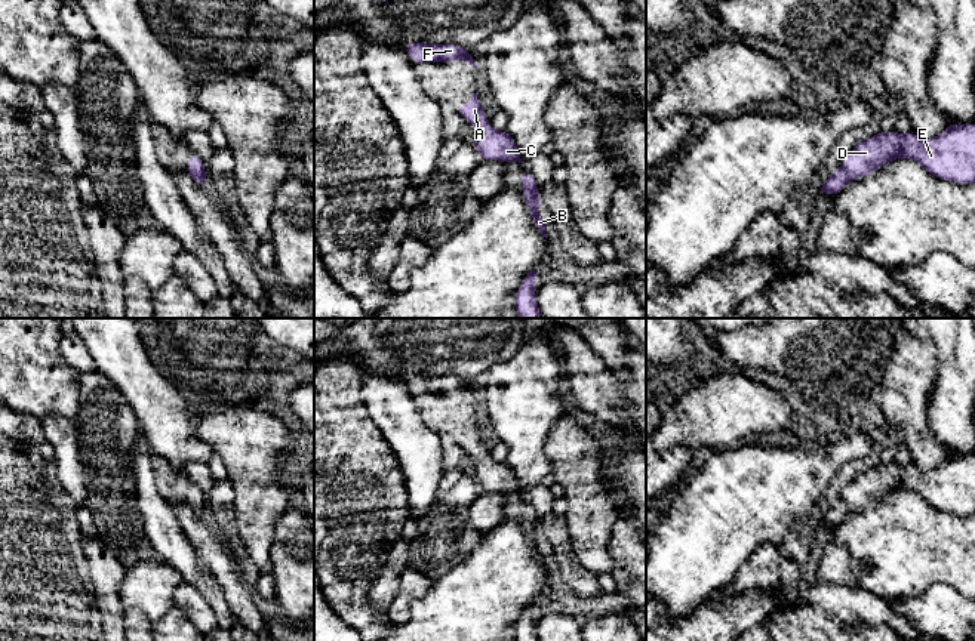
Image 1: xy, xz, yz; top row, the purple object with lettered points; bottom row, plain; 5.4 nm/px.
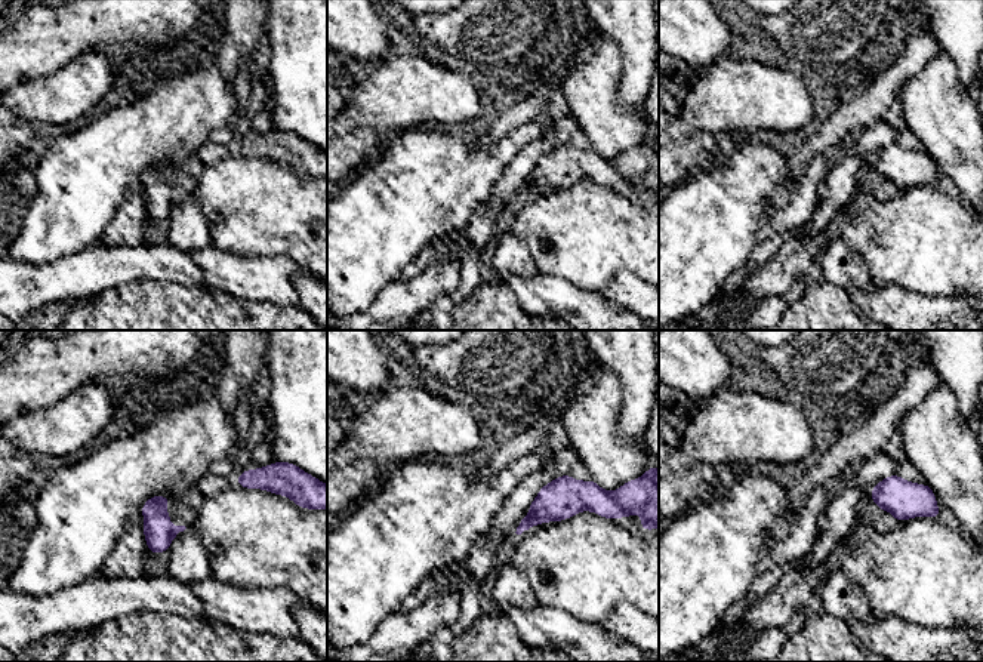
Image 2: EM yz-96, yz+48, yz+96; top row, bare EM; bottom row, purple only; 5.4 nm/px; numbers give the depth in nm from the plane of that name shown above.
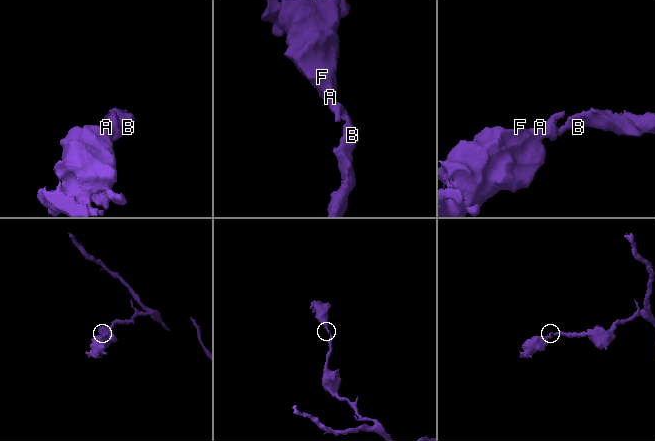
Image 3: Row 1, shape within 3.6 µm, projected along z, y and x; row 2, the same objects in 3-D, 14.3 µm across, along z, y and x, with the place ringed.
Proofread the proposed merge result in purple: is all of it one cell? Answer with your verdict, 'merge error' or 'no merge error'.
no merge error

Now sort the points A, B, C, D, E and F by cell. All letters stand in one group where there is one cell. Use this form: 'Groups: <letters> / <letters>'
Groups: A B C D E F

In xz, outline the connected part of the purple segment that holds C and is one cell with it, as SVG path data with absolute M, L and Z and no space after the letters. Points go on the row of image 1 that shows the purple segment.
M477 93L471 95L470 105L459 105L456 111L477 129L477 139L471 141L483 160L519 161L523 164L514 139L504 130L498 132L490 126L489 117L483 113Z

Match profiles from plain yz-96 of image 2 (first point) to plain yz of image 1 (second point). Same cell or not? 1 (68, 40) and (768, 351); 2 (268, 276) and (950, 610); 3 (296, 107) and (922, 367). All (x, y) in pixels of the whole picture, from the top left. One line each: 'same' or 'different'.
1: same
2: same
3: different

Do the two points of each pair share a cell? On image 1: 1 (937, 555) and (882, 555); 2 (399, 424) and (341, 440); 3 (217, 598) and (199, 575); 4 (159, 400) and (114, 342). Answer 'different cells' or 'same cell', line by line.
1: same cell
2: different cells
3: same cell
4: same cell

